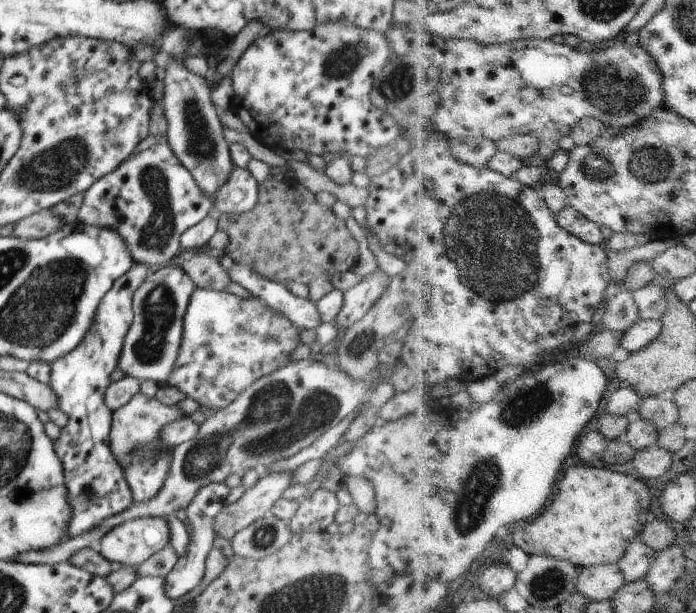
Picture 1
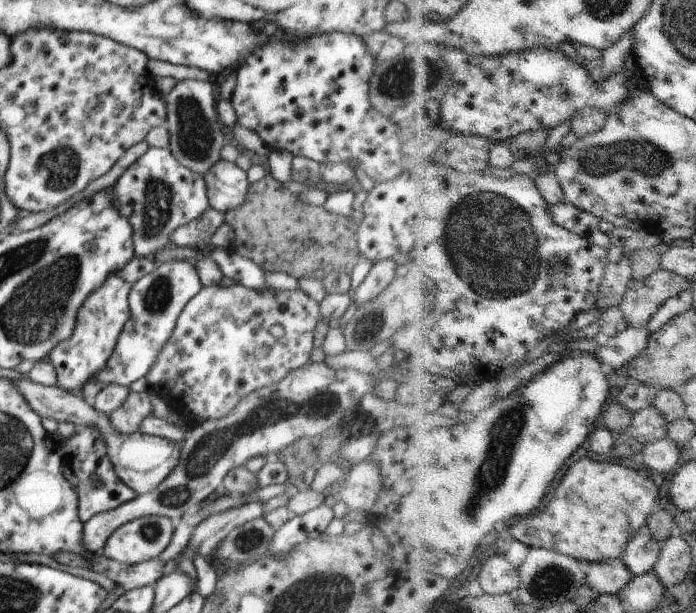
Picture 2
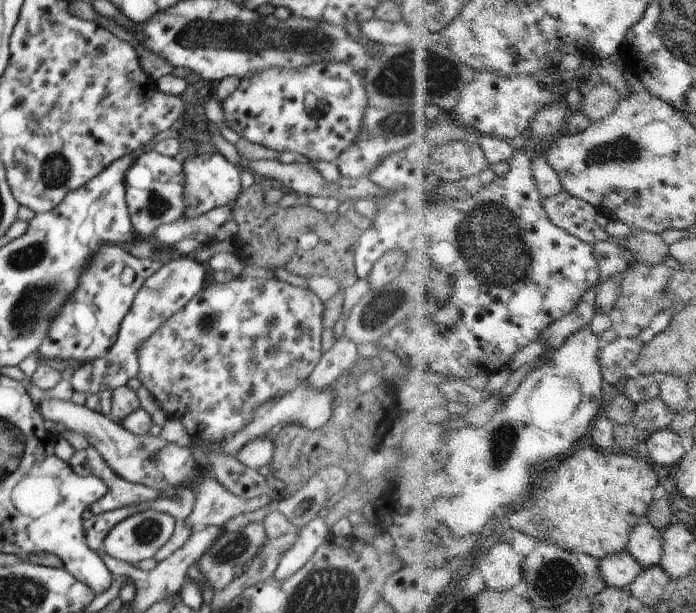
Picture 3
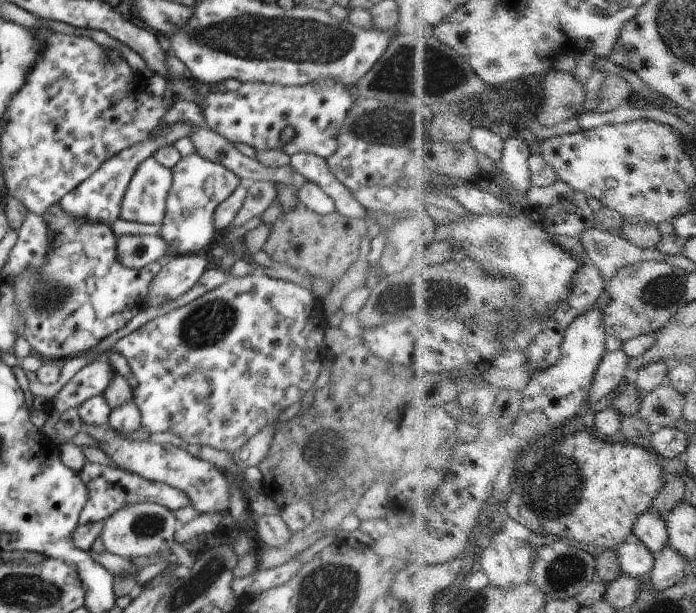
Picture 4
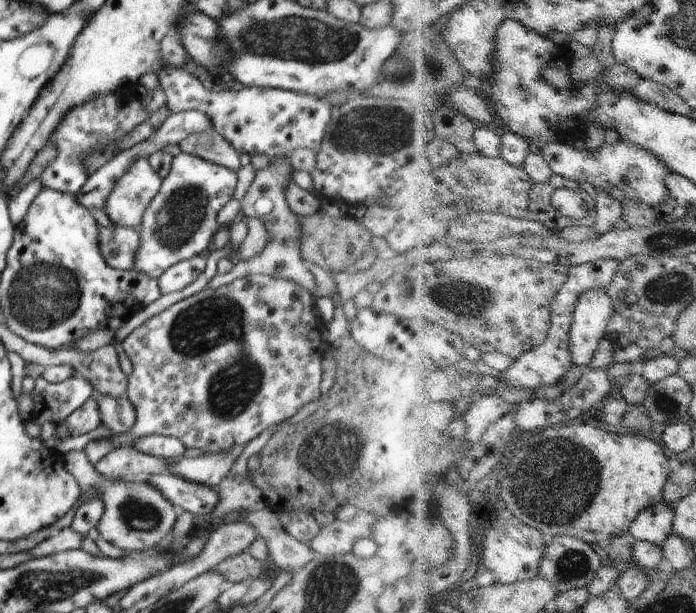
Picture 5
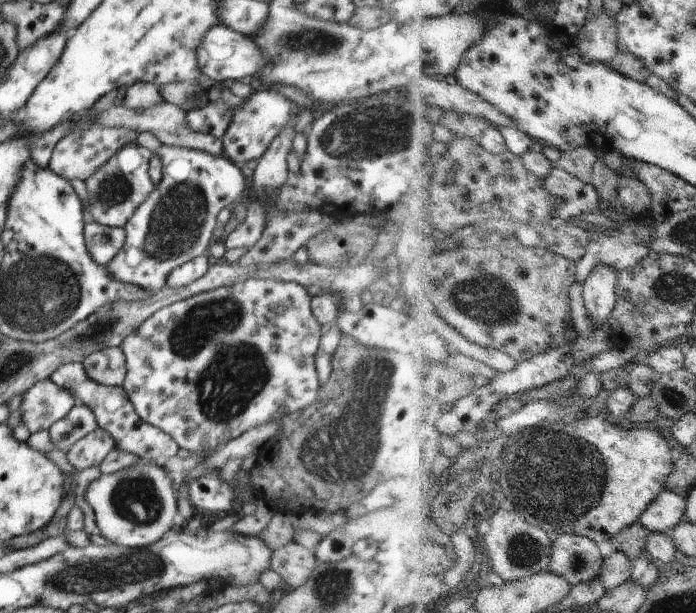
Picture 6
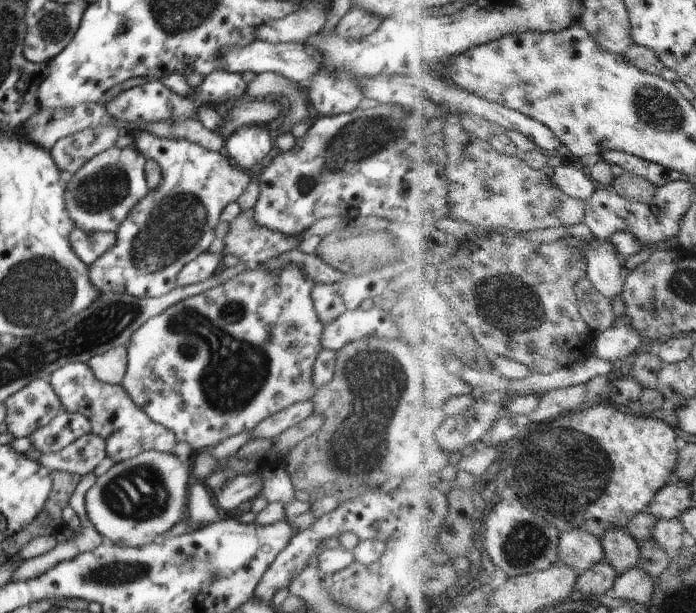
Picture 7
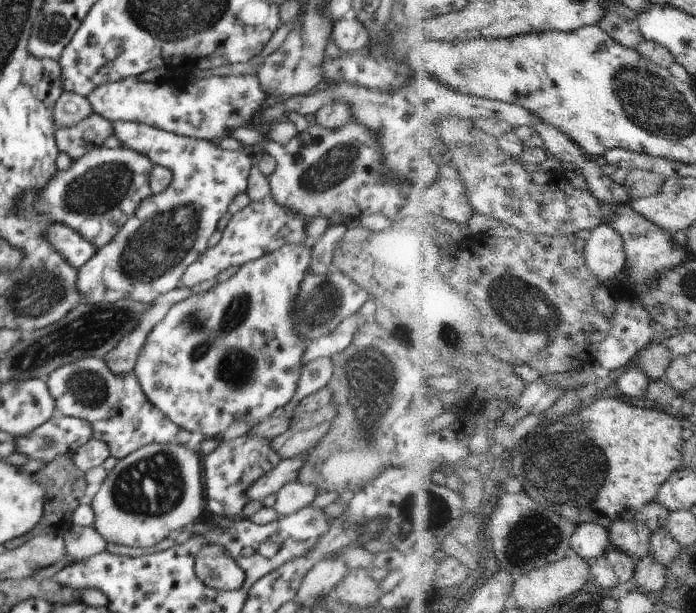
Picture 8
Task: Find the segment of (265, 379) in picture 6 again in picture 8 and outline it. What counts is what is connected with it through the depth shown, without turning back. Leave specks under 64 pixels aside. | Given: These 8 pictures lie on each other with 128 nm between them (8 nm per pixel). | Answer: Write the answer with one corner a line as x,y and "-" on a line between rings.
311,241
308,243
285,244
283,247
278,248
277,251
265,254
256,260
243,264
241,267
238,267
238,271
227,281
217,284
208,291
203,291
195,295
191,294
186,300
171,306
163,319
147,334
133,373
139,380
139,385
144,391
146,398
156,408
159,408
175,425
178,425
180,429
188,430
191,433
200,432
200,434
205,436
204,438
221,438
222,433
224,433
230,424
245,420
254,420
254,422
258,422
258,420
262,421
272,415
278,414
280,408
293,399
293,396
297,392
301,368
304,366
304,363
301,362
301,356
305,355
305,350
311,342
321,337
316,336
316,338
312,338
312,334
308,336
308,332
304,330
304,324
302,324
302,322
308,324
308,320
306,318
302,320
300,314
297,314
297,328
296,320
294,320
294,316
296,316
294,301
297,299
300,283
303,281
311,262
311,248
313,248

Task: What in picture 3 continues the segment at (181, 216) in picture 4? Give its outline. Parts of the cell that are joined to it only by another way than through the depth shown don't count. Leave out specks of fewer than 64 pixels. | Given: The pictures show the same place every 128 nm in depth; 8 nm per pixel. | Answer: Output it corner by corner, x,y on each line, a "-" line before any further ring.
220,153
199,154
193,159
182,159
185,175
185,211
182,220
195,219
213,208
237,200
241,193
241,171

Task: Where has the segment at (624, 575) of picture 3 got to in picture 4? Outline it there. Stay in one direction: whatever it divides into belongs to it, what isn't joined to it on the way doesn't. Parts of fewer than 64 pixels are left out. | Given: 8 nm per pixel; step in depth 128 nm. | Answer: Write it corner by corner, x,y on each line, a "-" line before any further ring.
633,534
626,544
620,546
619,557
624,574
642,579
656,568
659,556

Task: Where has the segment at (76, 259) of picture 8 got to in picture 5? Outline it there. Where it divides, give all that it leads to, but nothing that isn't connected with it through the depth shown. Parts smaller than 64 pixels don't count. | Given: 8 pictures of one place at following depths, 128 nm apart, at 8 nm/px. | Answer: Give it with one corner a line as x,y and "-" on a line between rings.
114,225
100,227
100,249
111,268
132,271
134,256
140,248
140,234
129,227

